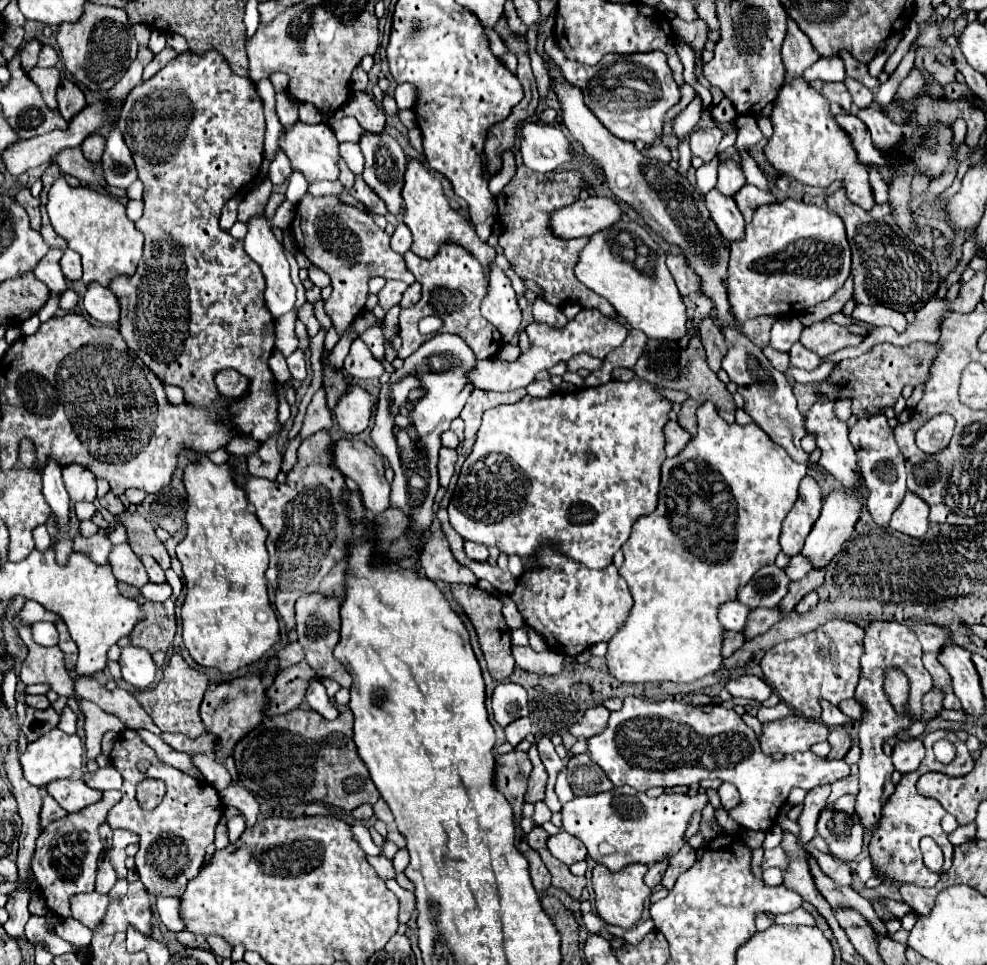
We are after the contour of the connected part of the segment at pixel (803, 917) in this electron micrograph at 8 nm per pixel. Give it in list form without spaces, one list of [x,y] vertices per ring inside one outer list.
[[[798,908],[794,912],[788,912],[788,914],[782,914],[782,916],[776,916],[774,920],[776,924],[804,924],[804,926],[816,926],[816,920],[810,912],[806,912],[804,908]]]

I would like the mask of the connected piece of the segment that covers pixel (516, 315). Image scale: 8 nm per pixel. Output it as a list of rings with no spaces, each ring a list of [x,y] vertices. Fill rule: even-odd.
[[[492,266],[486,272],[486,276],[490,286],[486,298],[482,300],[482,316],[500,330],[504,342],[510,342],[522,322],[520,306],[516,302],[516,292],[508,276],[500,268]]]

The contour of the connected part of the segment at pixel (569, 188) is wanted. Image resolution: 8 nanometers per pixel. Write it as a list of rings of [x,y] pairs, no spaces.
[[[526,166],[516,170],[516,176],[510,184],[496,196],[498,216],[500,216],[500,240],[498,244],[504,248],[504,254],[514,268],[514,272],[522,280],[532,280],[542,290],[542,298],[550,304],[562,306],[568,302],[576,302],[582,308],[598,308],[608,318],[618,318],[614,306],[602,296],[590,292],[590,288],[582,286],[582,282],[574,276],[574,264],[578,264],[578,252],[588,243],[589,238],[563,240],[550,232],[550,214],[562,206],[570,206],[578,200],[578,194],[586,182],[578,172],[534,172]]]

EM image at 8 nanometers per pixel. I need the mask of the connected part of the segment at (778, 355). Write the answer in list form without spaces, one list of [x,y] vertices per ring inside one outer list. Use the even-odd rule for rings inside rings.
[[[770,346],[764,348],[762,352],[764,352],[764,356],[770,360],[770,364],[772,364],[776,370],[780,370],[780,372],[786,372],[786,370],[788,370],[788,366],[790,366],[788,354],[782,354],[782,352],[778,352],[778,350],[770,348]]]

